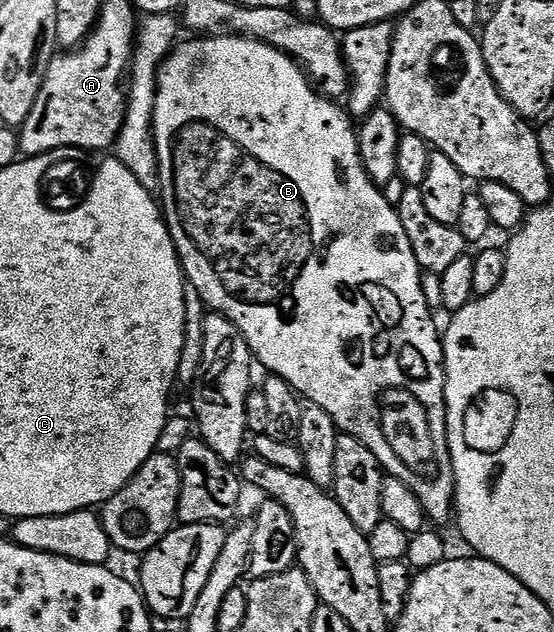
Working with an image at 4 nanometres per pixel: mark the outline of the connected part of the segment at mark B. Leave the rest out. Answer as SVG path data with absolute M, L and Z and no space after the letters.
M206 35L206 36L203 36L203 37L202 37L202 38L201 38L201 39L194 39L194 40L198 40L198 41L190 41L190 42L188 42L188 43L187 43L187 45L182 45L182 44L179 44L179 45L178 45L178 46L177 46L177 48L175 48L175 49L174 49L174 50L173 50L173 52L171 52L171 54L170 54L170 56L169 56L169 57L167 57L167 58L166 58L166 60L165 60L165 61L163 61L163 63L162 63L162 68L161 68L161 69L159 69L159 71L158 71L158 90L157 90L157 91L156 91L156 111L155 111L155 112L154 112L154 146L155 146L155 147L156 147L156 155L157 155L157 156L158 156L158 189L159 189L159 190L160 190L160 204L161 204L161 206L162 206L162 212L163 212L163 214L164 214L164 216L165 216L165 219L166 219L166 225L167 225L167 227L169 227L169 229L170 229L170 234L171 234L171 235L172 235L172 239L173 239L173 240L174 240L174 246L175 246L175 247L176 247L176 248L178 248L178 257L179 257L179 258L180 258L180 260L181 260L181 261L182 261L182 271L183 271L183 273L185 273L185 274L186 274L186 279L187 279L187 282L188 282L188 285L189 285L189 288L192 288L192 289L194 289L194 290L196 290L196 291L197 291L197 292L198 292L198 294L199 294L199 295L201 295L201 297L202 297L202 302L203 302L203 303L204 303L204 304L206 304L206 308L207 308L207 310L210 310L210 311L213 311L213 312L216 312L216 313L222 313L222 314L224 314L224 315L225 315L225 316L226 316L226 318L228 318L228 319L229 319L229 320L230 320L230 321L231 321L231 322L232 322L232 323L236 323L236 327L237 327L237 328L238 328L238 330L240 330L240 331L241 331L241 332L242 332L242 334L243 334L243 335L244 335L244 339L245 339L245 340L246 340L246 342L247 342L247 343L248 343L248 347L249 347L249 348L250 348L250 351L251 351L251 354L252 354L252 357L253 357L253 360L254 360L254 361L255 361L255 362L257 362L257 364L258 364L258 361L259 361L259 363L260 363L260 364L262 364L262 365L263 365L263 367L264 367L264 368L266 368L266 369L267 369L267 370L266 370L266 371L265 371L265 372L266 372L266 373L267 373L267 374L270 374L270 375L273 375L273 376L276 376L276 377L279 377L279 378L280 378L280 379L284 379L284 380L285 380L285 381L286 381L286 382L288 382L288 383L289 383L289 385L291 385L291 386L292 386L292 387L293 387L293 388L294 388L294 392L295 392L295 393L297 393L297 394L298 394L298 396L299 396L299 397L301 397L301 398L303 398L303 399L305 399L305 400L306 400L306 401L307 401L307 402L309 402L309 404L310 404L310 405L315 405L315 406L316 406L316 407L318 407L318 408L322 408L322 409L323 409L323 410L324 410L324 411L326 411L326 412L327 412L327 413L328 413L328 415L330 415L330 416L331 416L331 417L332 417L332 419L333 419L333 420L334 420L334 421L335 421L335 423L336 423L336 425L337 425L337 426L338 426L338 428L339 428L339 430L341 430L341 432L342 432L342 433L343 433L343 434L345 434L345 436L347 436L347 437L354 437L354 438L356 438L356 439L357 439L357 441L362 441L362 442L363 442L363 443L365 443L365 445L366 445L366 446L367 446L367 447L368 447L368 451L372 451L372 455L376 455L376 459L377 459L377 460L378 460L378 462L380 462L380 463L381 463L381 464L382 464L382 467L383 467L383 470L385 470L385 472L386 472L386 473L387 473L387 474L389 474L389 476L392 476L392 477L395 477L395 478L396 478L396 479L400 479L400 480L401 480L401 481L402 481L402 482L403 482L403 483L405 483L405 484L406 484L406 486L407 486L407 487L408 487L408 488L409 488L409 489L410 489L410 490L411 490L411 491L413 491L413 492L414 492L414 494L415 494L415 495L416 495L416 499L420 499L420 503L421 503L421 504L422 504L422 505L423 505L423 507L425 507L425 508L426 508L426 515L427 515L427 518L429 518L429 520L430 520L430 521L431 521L431 522L434 522L434 521L446 521L446 520L448 520L448 519L449 519L449 517L450 517L450 520L451 520L451 517L452 517L452 506L453 506L453 503L454 503L454 468L453 468L453 467L452 467L452 459L451 459L451 458L450 458L450 448L449 448L449 447L448 447L448 439L447 439L447 438L446 438L446 362L445 362L445 361L443 361L443 359L442 359L442 337L441 337L441 336L440 336L440 329L437 329L437 327L436 327L436 326L434 326L434 317L435 317L435 314L434 314L434 313L433 313L433 312L432 312L432 310L431 310L431 309L430 309L430 308L429 308L429 307L428 307L428 303L427 303L427 302L426 302L426 296L425 296L425 295L424 295L424 291L423 291L423 290L422 290L422 279L423 279L423 276L424 276L424 273L423 273L423 270L421 270L421 269L419 269L419 268L418 268L418 264L417 264L417 263L416 263L416 255L412 255L412 243L408 243L408 235L404 235L404 227L403 227L403 225L401 225L401 224L400 224L400 215L399 215L399 214L398 214L398 210L397 210L397 208L396 208L396 206L394 206L394 205L393 205L393 204L392 204L392 203L388 203L388 199L387 199L387 198L386 198L386 195L385 195L385 192L383 192L383 190L382 190L382 189L381 189L381 188L379 188L379 186L377 186L377 185L375 185L375 184L374 184L374 180L372 180L372 178L371 178L371 177L370 177L370 176L369 176L369 175L368 175L368 171L367 171L367 170L366 170L366 168L365 168L365 167L364 167L364 163L363 163L363 162L362 162L362 155L361 155L361 153L360 153L360 147L359 147L359 146L358 146L358 134L357 134L357 132L356 132L356 125L355 125L355 122L354 122L354 121L353 121L353 120L352 120L352 118L351 118L351 116L350 116L350 114L349 114L349 112L347 112L347 110L346 110L346 109L345 109L345 108L343 108L343 106L342 106L342 109L341 109L341 107L340 107L340 106L338 106L338 105L341 105L341 104L339 104L339 102L338 102L338 101L337 101L337 100L334 100L334 99L331 99L331 98L328 98L328 97L323 97L323 96L322 96L322 94L321 94L321 93L319 93L319 92L318 92L318 90L317 90L317 88L315 88L315 86L314 86L314 85L313 85L313 84L312 84L312 82L311 82L311 80L310 80L310 78L309 78L309 77L307 77L307 76L306 76L306 70L305 70L305 69L303 69L303 68L302 68L302 66L301 66L301 65L299 65L299 64L298 64L298 62L296 62L296 61L293 61L293 60L292 60L292 59L291 59L291 57L289 57L289 56L288 56L288 55L287 55L287 53L282 53L282 52L280 52L280 51L279 51L279 50L278 50L278 49L277 49L277 48L276 48L276 47L272 47L272 46L271 46L271 45L269 45L269 44L268 44L268 43L264 43L264 42L263 42L263 41L257 41L257 40L256 40L256 39L252 39L252 38L251 38L251 37L240 37L240 36L237 36L237 35Z

